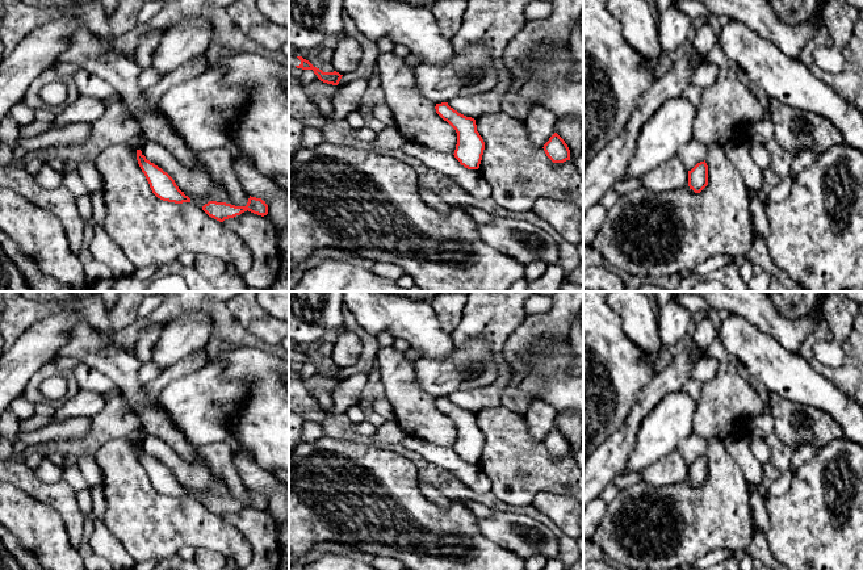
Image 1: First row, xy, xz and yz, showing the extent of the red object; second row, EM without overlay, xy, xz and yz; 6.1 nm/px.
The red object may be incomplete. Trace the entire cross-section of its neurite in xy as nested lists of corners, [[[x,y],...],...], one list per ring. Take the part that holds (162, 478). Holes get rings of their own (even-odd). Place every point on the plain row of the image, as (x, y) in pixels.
[[[147,435],[144,445],[137,444],[138,458],[152,487],[168,496],[190,496],[188,487],[205,491],[213,483],[213,474],[201,461],[187,461],[166,441]]]

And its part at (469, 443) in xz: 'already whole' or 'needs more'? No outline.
needs more

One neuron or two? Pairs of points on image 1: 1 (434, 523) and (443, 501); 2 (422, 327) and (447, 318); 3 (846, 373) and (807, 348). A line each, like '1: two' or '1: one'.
1: two
2: two
3: one

